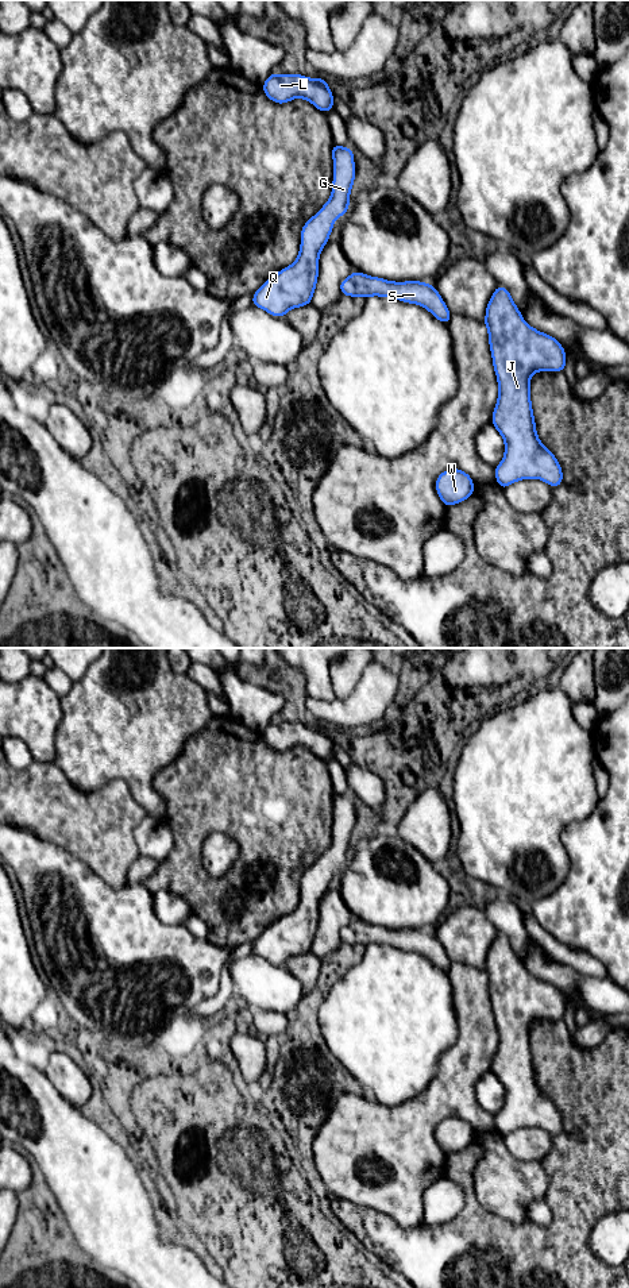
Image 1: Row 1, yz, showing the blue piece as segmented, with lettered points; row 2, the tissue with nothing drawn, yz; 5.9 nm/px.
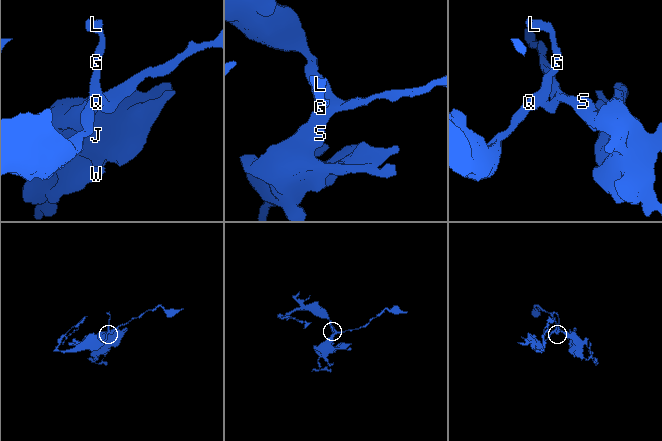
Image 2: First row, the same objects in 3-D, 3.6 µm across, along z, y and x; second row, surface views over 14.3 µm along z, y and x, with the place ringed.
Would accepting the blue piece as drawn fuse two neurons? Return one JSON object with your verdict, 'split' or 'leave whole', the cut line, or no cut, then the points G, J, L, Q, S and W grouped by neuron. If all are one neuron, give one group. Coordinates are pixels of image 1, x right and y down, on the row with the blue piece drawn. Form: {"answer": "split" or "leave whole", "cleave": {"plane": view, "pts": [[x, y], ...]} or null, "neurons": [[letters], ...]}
{"answer": "leave whole", "cleave": null, "neurons": [["G", "J", "L", "Q", "S", "W"]]}

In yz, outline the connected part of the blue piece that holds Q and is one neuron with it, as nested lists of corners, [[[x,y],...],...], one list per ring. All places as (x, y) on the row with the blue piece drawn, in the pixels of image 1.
[[[333,143],[332,196],[301,230],[301,247],[296,262],[273,274],[252,297],[252,305],[273,316],[285,317],[292,308],[312,302],[319,275],[319,257],[328,243],[333,223],[350,207],[355,180],[354,153]]]

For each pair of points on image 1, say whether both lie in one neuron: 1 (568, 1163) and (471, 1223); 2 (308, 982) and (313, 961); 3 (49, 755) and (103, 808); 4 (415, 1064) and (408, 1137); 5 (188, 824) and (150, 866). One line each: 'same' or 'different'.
1: same
2: same
3: different
4: different
5: different

